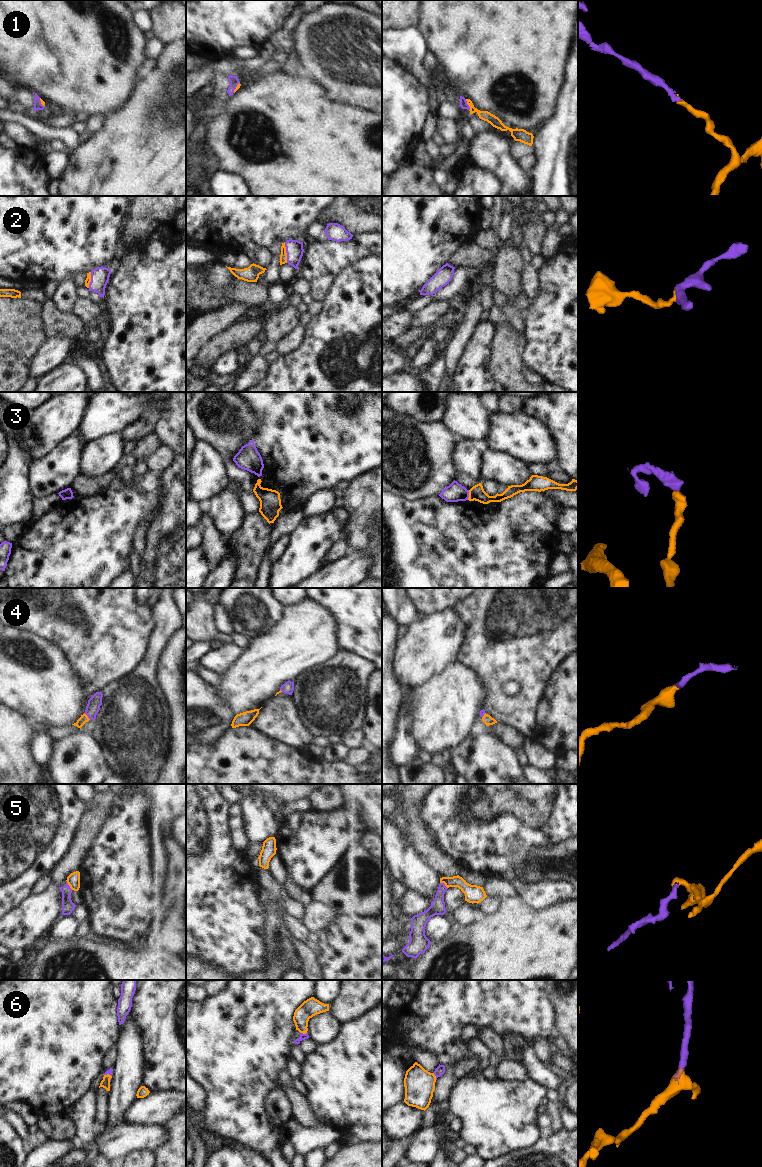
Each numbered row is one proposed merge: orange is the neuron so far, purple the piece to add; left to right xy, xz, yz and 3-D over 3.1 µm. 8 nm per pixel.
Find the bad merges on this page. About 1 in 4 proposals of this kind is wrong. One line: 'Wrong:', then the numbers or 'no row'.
Wrong: 3, 5

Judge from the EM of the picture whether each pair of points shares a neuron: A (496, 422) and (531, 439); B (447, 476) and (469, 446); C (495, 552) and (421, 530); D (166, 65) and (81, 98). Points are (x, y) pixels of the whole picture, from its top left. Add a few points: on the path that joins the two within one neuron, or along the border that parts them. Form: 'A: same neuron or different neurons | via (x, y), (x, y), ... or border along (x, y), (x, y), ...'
A: same neuron | via (505, 430), (509, 434), (522, 436)
B: different neurons | border along (454, 443), (452, 458), (455, 479)
C: same neuron | via (477, 552), (456, 550), (453, 547), (439, 547)
D: different neurons | border along (135, 87), (128, 96)

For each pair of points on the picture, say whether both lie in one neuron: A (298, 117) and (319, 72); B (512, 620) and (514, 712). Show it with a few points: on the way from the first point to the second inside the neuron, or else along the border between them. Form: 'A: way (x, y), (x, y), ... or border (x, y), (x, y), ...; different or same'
A: border (303, 74), (314, 79), (320, 85); different
B: way (524, 643), (526, 647), (526, 689); same

